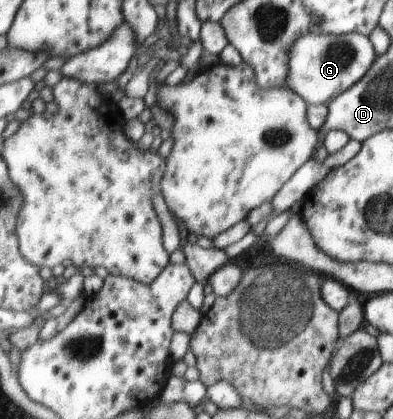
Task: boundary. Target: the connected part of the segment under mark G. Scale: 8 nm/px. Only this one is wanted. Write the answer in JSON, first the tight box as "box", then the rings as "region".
{"box":[285,33,376,105],"region":[[[304,33],[296,37],[288,51],[288,75],[285,86],[297,93],[307,105],[327,105],[354,85],[374,63],[376,51],[369,37],[360,33],[332,36],[330,33]]]}

